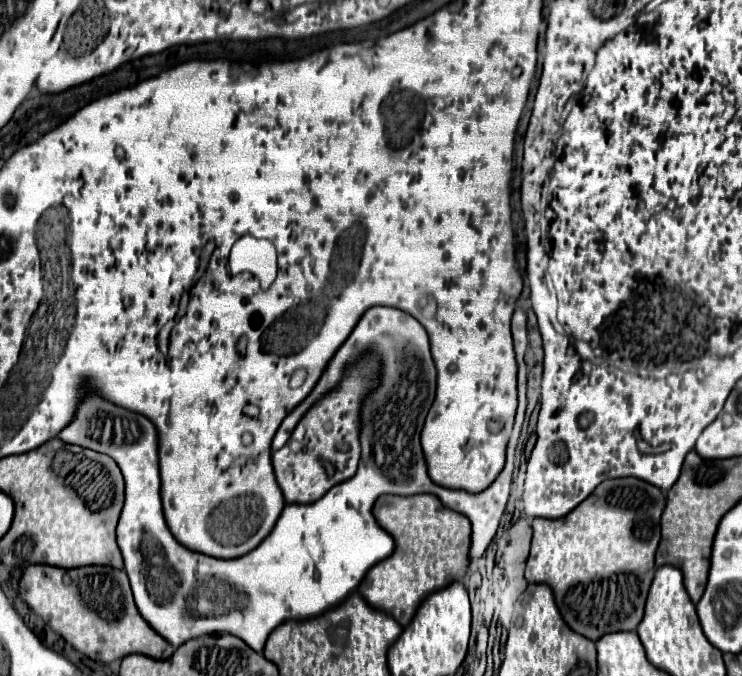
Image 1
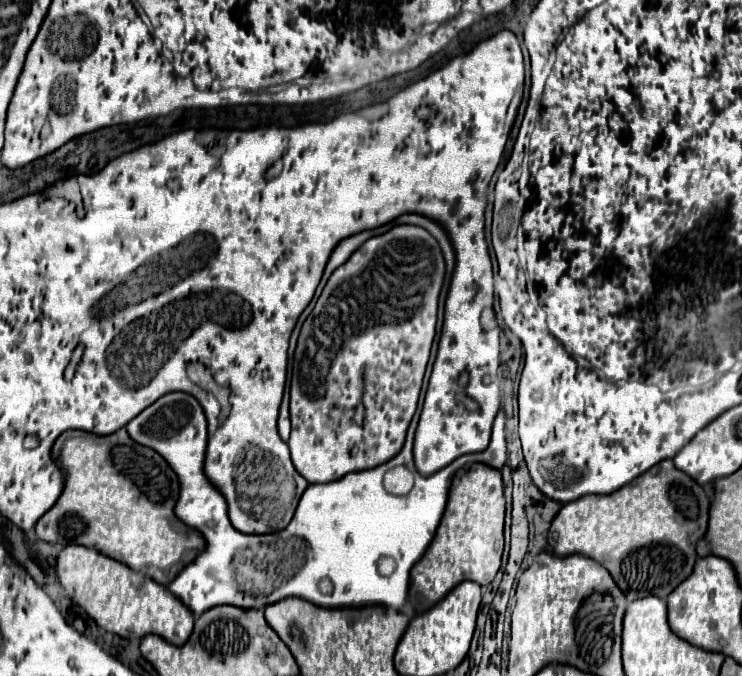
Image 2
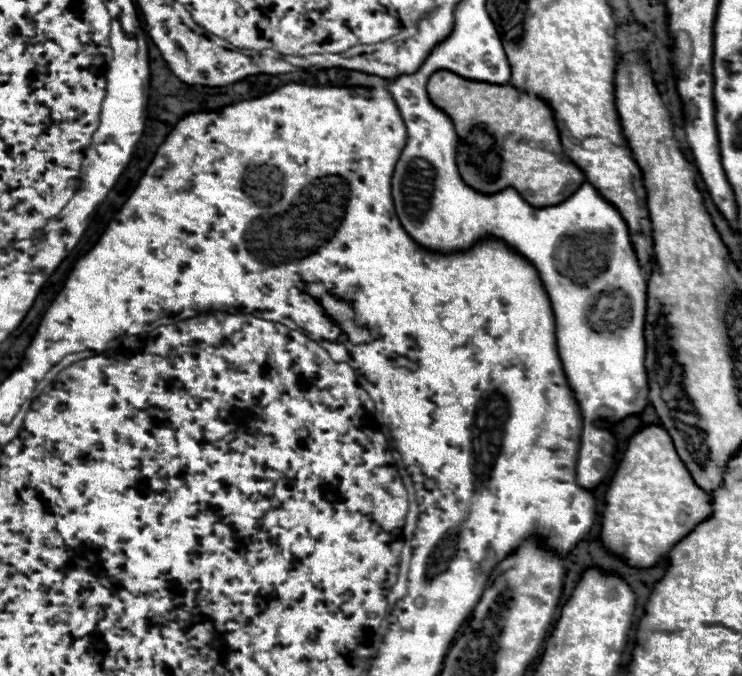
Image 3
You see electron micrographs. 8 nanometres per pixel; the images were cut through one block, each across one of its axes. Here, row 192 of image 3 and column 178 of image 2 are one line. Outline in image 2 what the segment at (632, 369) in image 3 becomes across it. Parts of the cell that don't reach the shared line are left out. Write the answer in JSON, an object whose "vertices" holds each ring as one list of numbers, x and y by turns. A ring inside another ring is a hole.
{"vertices":[[182,392,166,394,144,412,140,412,134,420,130,420,126,430,134,442,150,446,170,464,170,468,174,468,180,482,180,496,174,506,174,514,184,524,198,530,206,540,204,552,200,552,192,564,186,564,186,568,180,570,180,574,168,584,168,590,198,618,212,606,230,604,244,610,264,610,266,606,290,596,304,598,322,608,384,604,388,608,400,610,408,596,410,568,416,564,416,560,420,560,432,542,444,512,444,500,454,472,468,462,484,462,498,470,506,464,504,420,504,410,500,410,494,420,490,446,484,452,466,454,432,476,420,476,414,470,410,434,400,454,386,464,380,464,372,470,352,472,328,484,310,484,302,494,288,528,268,536,242,534,232,528,224,496,204,476,206,416,196,398],[396,464,406,464,416,474,414,488,406,496,392,496,382,486,384,472],[290,540,302,540,304,554,288,548,292,544],[258,542,270,542,262,576,256,576],[382,556,392,556,396,560,398,566,392,576,378,574,376,562],[322,578,330,578,334,586,330,594,320,592,318,584]]}

